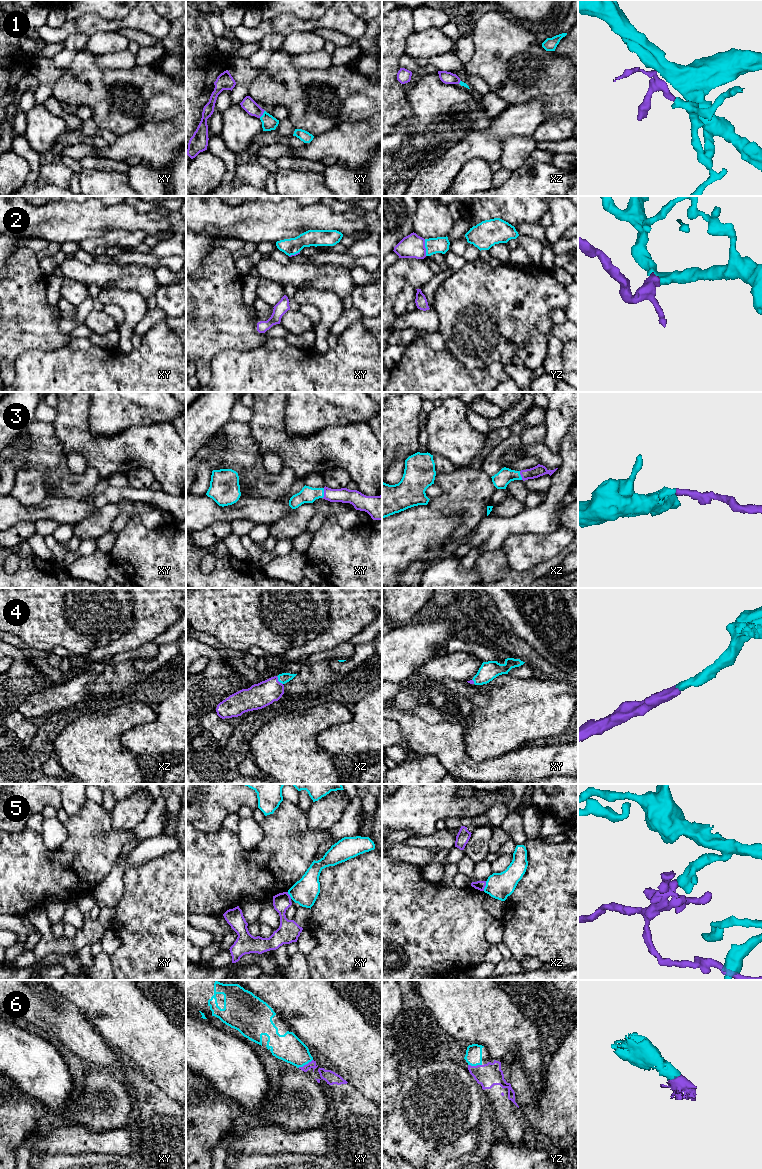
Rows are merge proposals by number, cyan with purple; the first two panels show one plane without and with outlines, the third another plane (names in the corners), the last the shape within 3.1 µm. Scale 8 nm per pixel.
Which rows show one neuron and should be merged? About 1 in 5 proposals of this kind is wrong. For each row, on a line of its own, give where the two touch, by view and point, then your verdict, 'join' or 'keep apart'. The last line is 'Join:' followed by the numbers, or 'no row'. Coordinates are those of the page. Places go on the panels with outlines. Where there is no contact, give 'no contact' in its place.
1: xy (263, 114) | join
2: yz (425, 247) | join
3: xy (323, 493) | join
4: xz (278, 680) | join
5: xz (485, 886) | keep apart
6: xy (305, 1064) | join
Join: 1, 2, 3, 4, 6

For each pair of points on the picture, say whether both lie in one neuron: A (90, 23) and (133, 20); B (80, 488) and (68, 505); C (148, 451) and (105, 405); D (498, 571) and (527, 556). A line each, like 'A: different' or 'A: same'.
A: same
B: different
C: different
D: different

